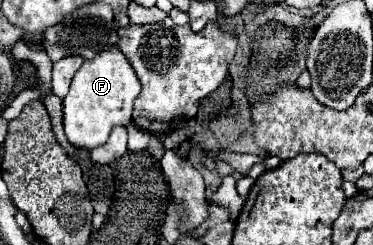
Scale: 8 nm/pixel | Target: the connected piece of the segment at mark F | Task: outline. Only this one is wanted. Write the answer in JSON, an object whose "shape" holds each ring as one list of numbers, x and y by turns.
{"shape":[[110,48,108,52,102,52,100,56,86,60,86,64,76,72,72,78,72,86,68,96,64,98,64,132,72,146,76,148,98,148,102,146,110,130,114,126,126,126,130,124,132,116,132,104,140,94,140,82,136,78,136,72,128,64,126,56,120,52,120,48]]}

